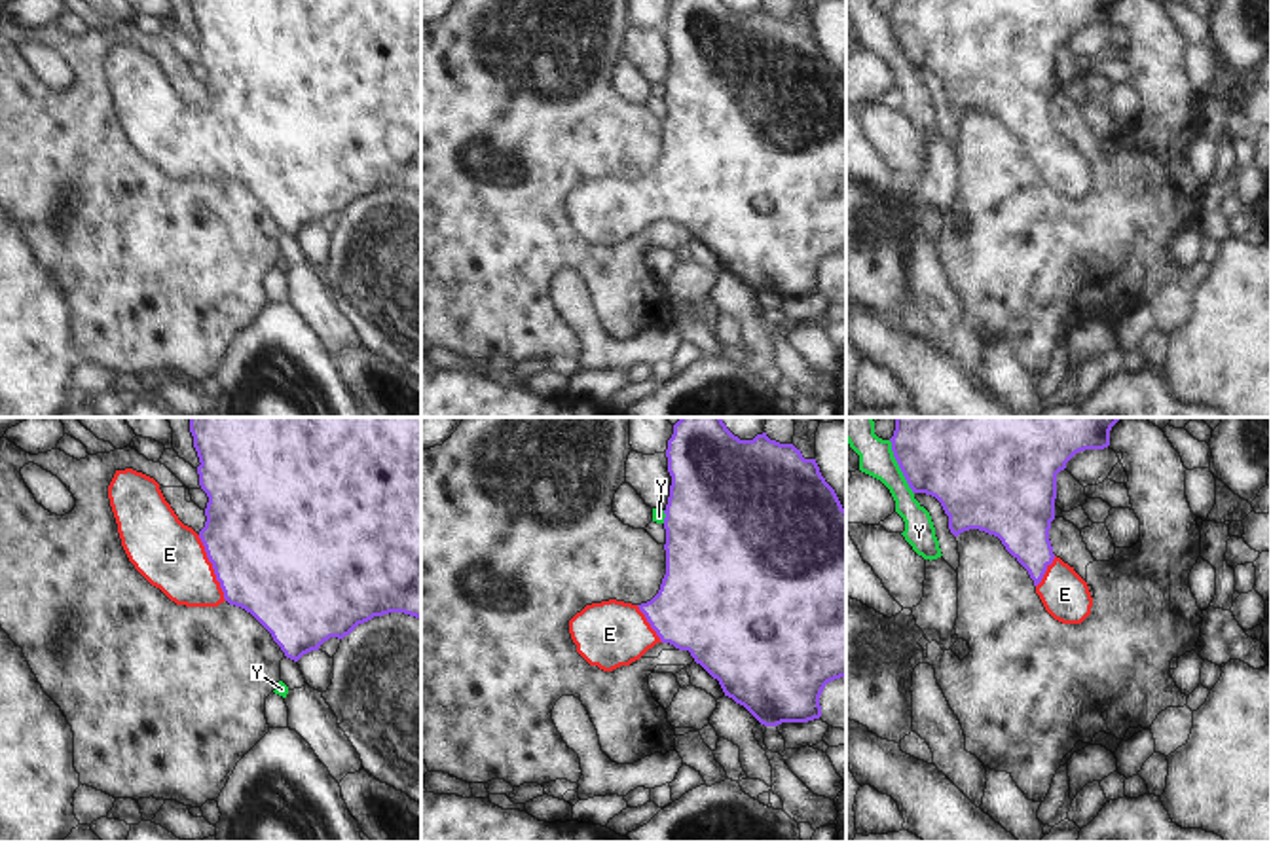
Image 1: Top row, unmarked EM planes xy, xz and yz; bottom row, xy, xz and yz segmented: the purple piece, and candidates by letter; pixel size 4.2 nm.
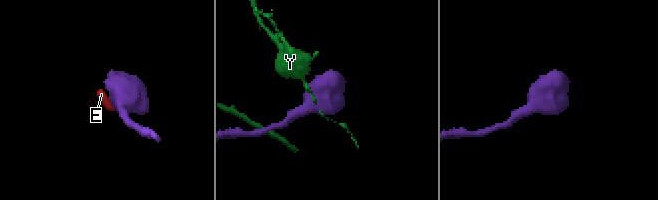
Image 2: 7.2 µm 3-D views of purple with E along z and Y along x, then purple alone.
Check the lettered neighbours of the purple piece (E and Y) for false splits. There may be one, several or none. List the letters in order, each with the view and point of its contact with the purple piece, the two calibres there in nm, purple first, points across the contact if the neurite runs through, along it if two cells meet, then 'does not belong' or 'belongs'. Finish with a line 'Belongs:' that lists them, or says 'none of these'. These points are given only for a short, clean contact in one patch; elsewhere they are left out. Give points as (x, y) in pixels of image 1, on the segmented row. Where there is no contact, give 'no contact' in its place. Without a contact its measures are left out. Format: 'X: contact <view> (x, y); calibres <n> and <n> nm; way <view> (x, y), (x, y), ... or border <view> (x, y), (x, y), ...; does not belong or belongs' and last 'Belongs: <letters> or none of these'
E: contact xy (213, 567); calibres 500 and 280 nm; belongs
Y: contact yz (900, 467); calibres 480 and 150 nm; does not belong
Belongs: E

